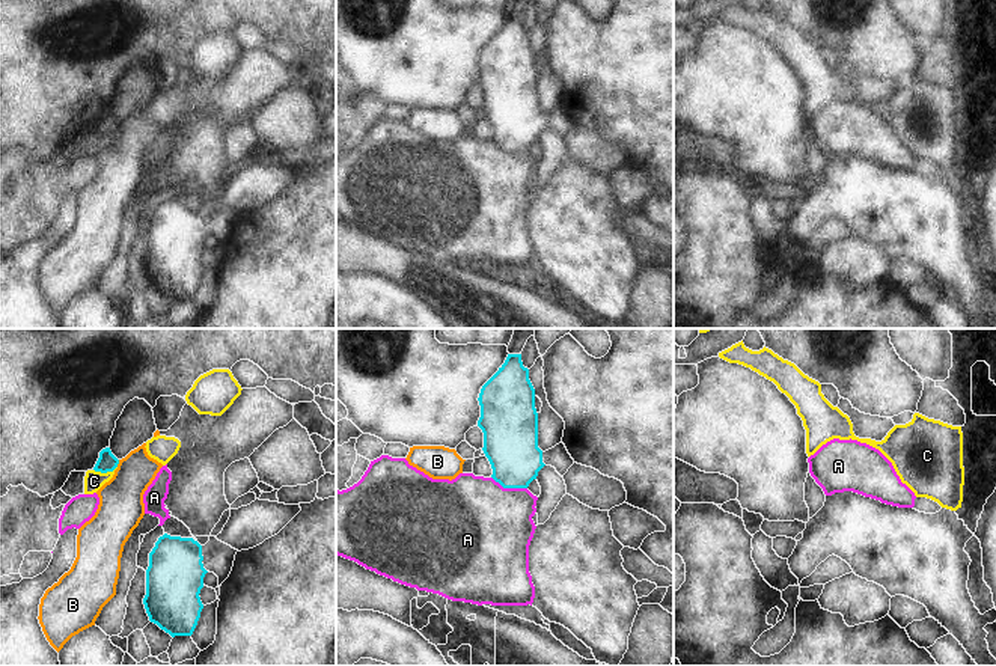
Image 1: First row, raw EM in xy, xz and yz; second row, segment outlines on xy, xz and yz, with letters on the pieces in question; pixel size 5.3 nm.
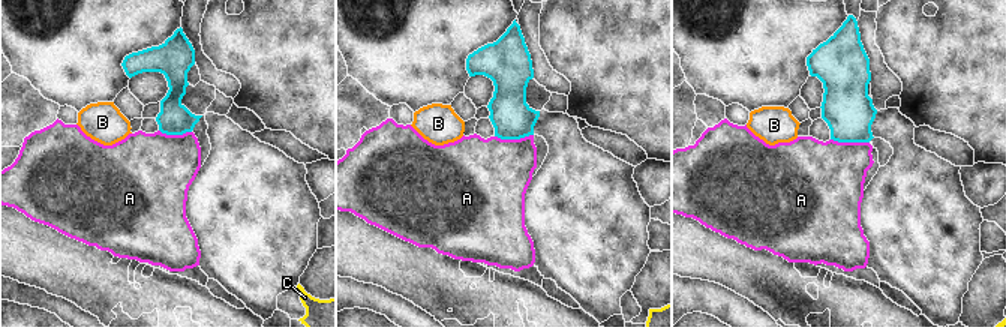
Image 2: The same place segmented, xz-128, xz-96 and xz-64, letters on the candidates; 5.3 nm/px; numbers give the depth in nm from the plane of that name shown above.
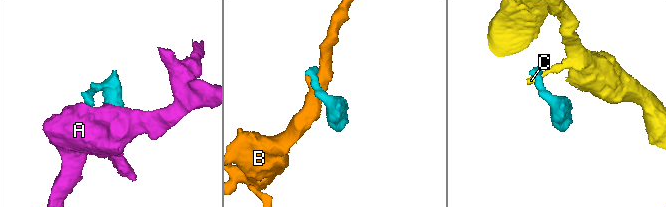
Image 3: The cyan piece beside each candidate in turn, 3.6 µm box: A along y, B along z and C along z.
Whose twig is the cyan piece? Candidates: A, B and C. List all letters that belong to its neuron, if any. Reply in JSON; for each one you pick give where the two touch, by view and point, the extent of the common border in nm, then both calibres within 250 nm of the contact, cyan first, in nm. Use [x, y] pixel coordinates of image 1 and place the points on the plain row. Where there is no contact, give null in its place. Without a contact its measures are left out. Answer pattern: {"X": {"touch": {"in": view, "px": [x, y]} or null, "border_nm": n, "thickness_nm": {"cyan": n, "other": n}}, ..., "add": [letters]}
{"add": []}

